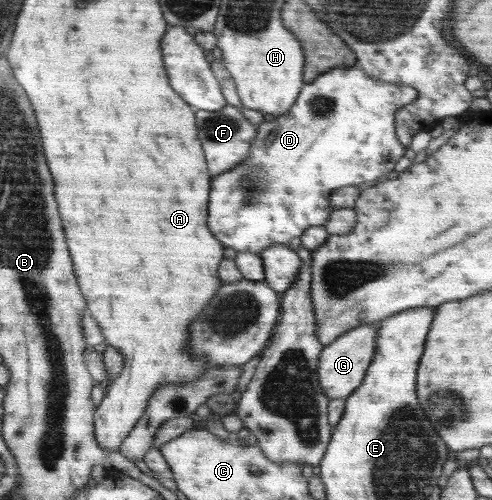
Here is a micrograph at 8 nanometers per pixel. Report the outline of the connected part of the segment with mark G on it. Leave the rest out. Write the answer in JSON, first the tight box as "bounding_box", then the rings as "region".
{"bounding_box":[318,319,384,398],"region":[[[384,319],[358,325],[341,334],[336,341],[324,346],[318,368],[319,382],[326,397],[348,398],[366,378],[374,354],[377,352],[377,333]]]}

